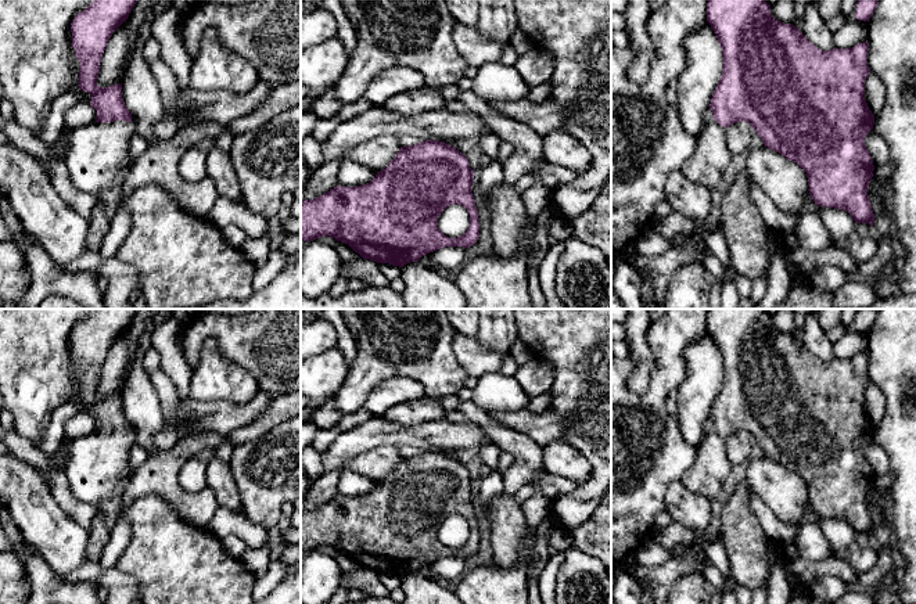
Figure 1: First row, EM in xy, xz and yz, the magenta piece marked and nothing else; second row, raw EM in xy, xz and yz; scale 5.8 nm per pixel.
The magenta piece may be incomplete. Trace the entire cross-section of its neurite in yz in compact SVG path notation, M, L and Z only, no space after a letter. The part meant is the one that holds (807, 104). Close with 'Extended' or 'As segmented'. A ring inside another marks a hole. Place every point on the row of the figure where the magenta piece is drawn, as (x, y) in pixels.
M708 0L707 22L722 47L723 69L710 104L714 119L700 130L696 150L682 168L685 177L714 190L732 158L726 129L744 121L754 127L765 147L797 162L807 172L809 194L816 205L844 209L855 223L873 226L874 213L867 188L874 165L865 144L865 139L874 125L874 115L865 100L865 80L870 73L867 42L852 48L823 51L794 25L777 21L770 14L770 4L765 0Z. Extended

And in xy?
M94 0L79 12L72 24L72 46L80 62L79 89L91 94L90 105L97 111L97 119L86 126L76 127L68 137L65 165L72 186L82 193L100 194L107 190L118 176L125 176L132 161L129 157L130 137L136 132L132 112L122 97L122 85L100 87L97 85L100 62L112 33L127 19L137 0Z. Extended

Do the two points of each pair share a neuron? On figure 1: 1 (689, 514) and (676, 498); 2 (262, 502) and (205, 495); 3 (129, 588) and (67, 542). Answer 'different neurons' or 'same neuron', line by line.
1: same neuron
2: different neurons
3: different neurons

